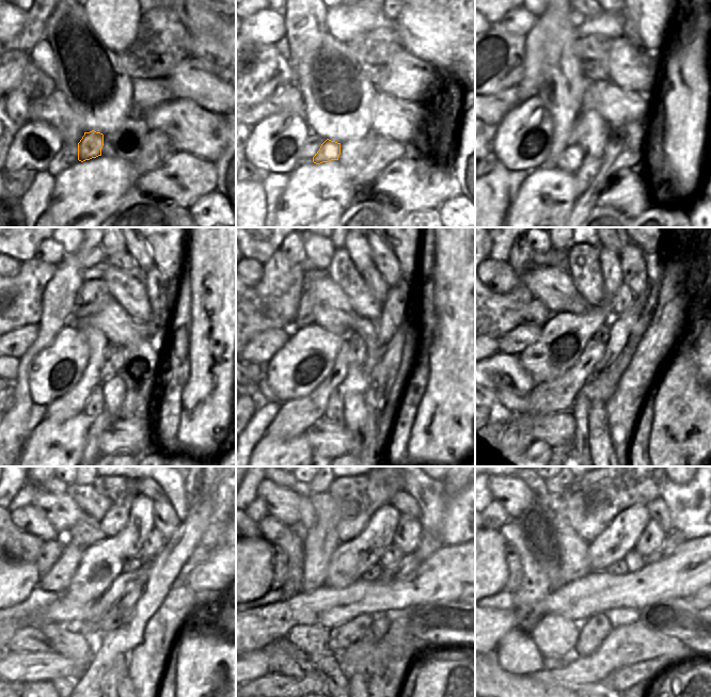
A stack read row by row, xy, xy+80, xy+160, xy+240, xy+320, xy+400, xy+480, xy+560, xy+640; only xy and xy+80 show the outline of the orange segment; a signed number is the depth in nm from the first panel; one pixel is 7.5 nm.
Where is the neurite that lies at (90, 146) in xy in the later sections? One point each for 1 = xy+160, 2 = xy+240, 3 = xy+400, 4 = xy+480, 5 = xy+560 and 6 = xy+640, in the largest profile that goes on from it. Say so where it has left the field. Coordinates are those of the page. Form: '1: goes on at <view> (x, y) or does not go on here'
1: goes on at xy+160 (569, 161)
2: goes on at xy+240 (94, 406)
3: goes on at xy+400 (580, 440)
4: goes on at xy+480 (112, 677)
5: goes on at xy+560 (359, 683)
6: does not go on here

